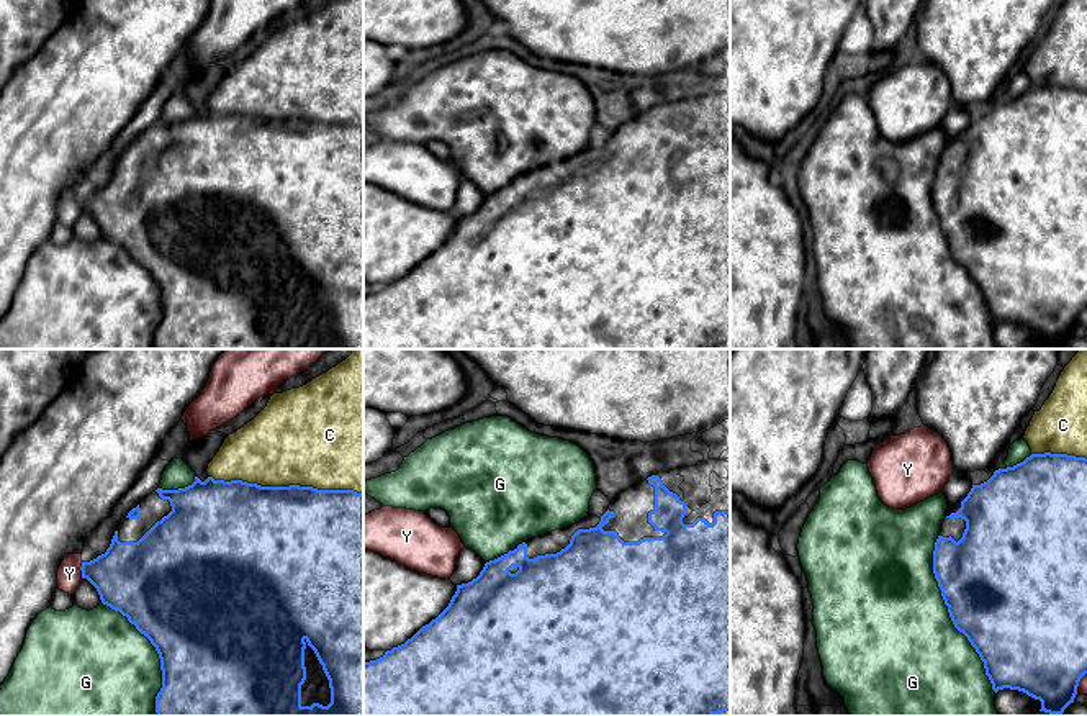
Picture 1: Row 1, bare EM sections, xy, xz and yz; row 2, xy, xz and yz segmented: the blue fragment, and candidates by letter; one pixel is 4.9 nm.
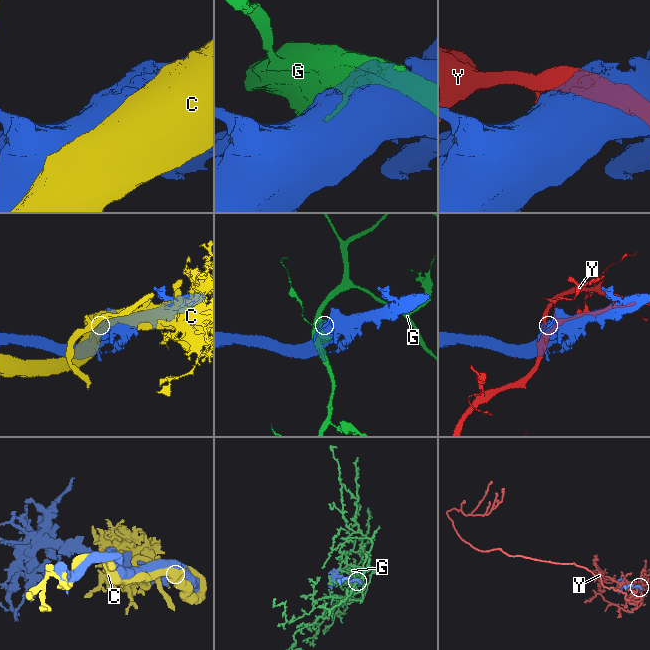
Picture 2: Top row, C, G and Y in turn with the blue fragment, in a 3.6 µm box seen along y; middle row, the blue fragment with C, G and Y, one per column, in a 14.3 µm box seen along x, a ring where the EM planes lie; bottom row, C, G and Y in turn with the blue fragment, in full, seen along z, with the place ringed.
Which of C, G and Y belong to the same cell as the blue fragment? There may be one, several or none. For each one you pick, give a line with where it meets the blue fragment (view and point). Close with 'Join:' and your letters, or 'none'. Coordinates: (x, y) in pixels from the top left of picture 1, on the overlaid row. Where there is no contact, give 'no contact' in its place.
Join: none

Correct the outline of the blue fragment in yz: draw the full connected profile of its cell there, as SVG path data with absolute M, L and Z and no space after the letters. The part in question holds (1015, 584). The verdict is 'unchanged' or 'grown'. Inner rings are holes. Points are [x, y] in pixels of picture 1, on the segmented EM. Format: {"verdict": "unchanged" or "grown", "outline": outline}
{"verdict": "grown", "outline": "M1031 454L1023 462L999 469L981 483L972 485L967 496L946 508L933 551L933 573L954 628L963 632L984 662L992 690L1010 688L1041 701L1041 709L1062 714L1074 703L1080 678L1087 673L1087 459L1067 454Z"}

